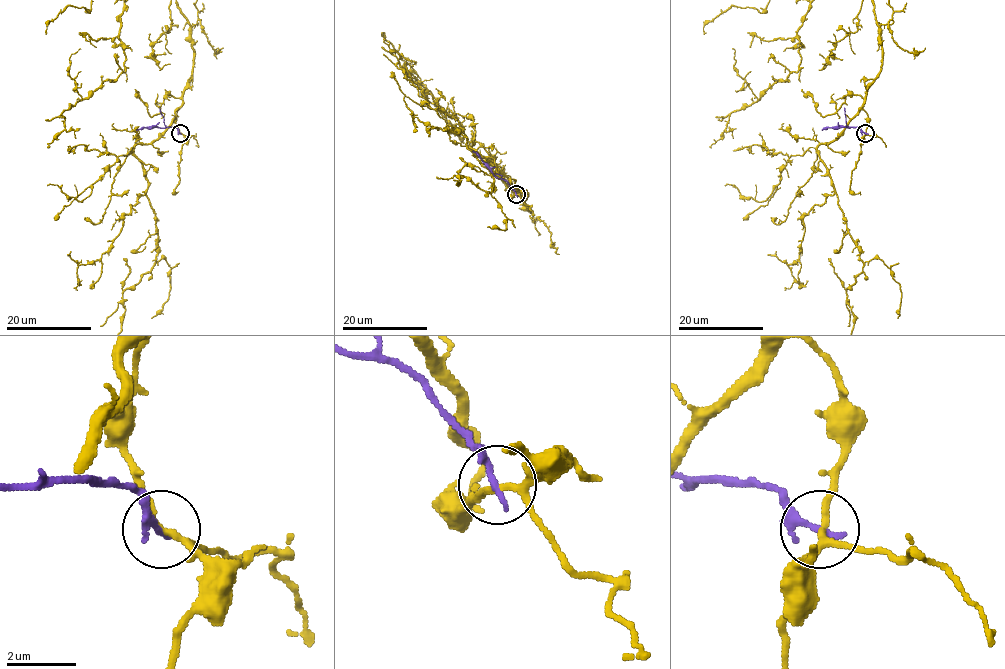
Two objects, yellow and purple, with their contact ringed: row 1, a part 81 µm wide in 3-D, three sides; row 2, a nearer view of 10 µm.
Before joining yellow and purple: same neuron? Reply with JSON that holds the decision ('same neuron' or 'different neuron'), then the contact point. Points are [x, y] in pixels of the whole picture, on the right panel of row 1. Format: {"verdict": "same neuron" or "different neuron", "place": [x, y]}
{"verdict": "different neuron", "place": [865, 133]}

